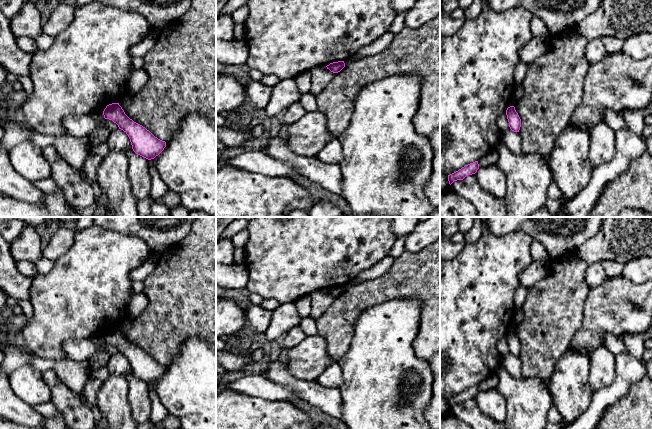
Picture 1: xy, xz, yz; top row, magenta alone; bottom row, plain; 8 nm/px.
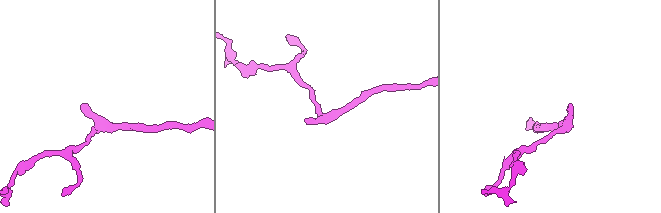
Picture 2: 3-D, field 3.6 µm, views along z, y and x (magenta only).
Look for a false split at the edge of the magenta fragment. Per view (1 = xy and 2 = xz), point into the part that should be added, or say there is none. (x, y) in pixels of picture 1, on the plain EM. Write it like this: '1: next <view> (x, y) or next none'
1: next none
2: next none

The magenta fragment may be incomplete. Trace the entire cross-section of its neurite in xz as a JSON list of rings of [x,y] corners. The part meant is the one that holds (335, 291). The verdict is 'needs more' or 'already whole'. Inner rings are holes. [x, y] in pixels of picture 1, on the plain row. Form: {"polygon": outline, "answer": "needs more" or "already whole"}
{"polygon": [[[344,285],[333,286],[333,287],[330,287],[329,289],[327,289],[326,291],[331,296],[338,297],[345,291],[345,287],[344,287]]], "answer": "already whole"}

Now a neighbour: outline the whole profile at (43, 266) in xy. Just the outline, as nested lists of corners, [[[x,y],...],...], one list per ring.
[[[41,258],[39,259],[36,263],[35,263],[35,267],[36,267],[36,275],[43,275],[43,274],[47,274],[51,271],[51,269],[54,266],[54,261],[53,260],[49,260],[49,259],[45,259],[45,258]]]

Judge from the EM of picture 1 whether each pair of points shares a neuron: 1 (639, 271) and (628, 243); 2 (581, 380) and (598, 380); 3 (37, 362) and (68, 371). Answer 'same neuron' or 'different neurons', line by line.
1: different neurons
2: different neurons
3: same neuron

